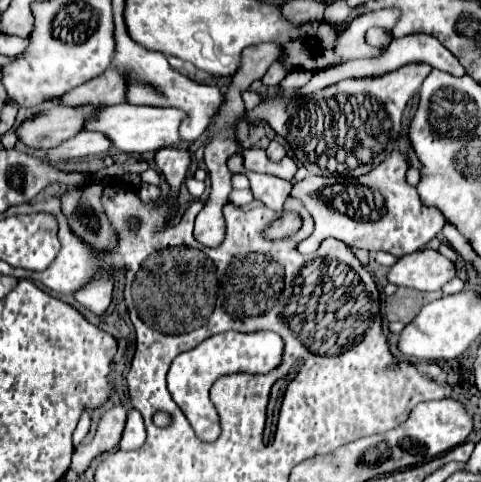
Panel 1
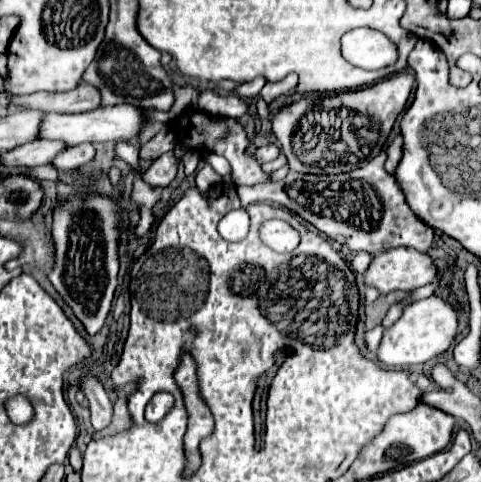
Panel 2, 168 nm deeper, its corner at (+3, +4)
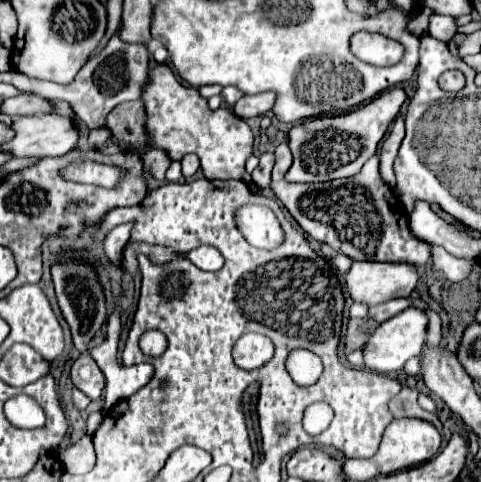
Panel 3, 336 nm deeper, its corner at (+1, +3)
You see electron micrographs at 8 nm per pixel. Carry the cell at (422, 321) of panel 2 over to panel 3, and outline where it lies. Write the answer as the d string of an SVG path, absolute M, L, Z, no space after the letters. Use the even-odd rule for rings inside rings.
M407 308L393 318L385 320L377 326L377 330L369 336L369 340L363 346L363 362L367 370L379 372L379 374L393 374L403 368L403 364L421 354L421 348L425 344L425 330L427 330L427 316L419 308Z

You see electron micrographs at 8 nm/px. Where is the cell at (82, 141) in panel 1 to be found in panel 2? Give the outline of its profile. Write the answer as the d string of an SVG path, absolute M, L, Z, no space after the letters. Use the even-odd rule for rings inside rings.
M35 139L27 145L21 145L17 149L11 149L1 155L1 165L5 167L39 167L39 165L51 165L53 159L65 151L67 145L61 145L61 141L49 141L49 139Z

